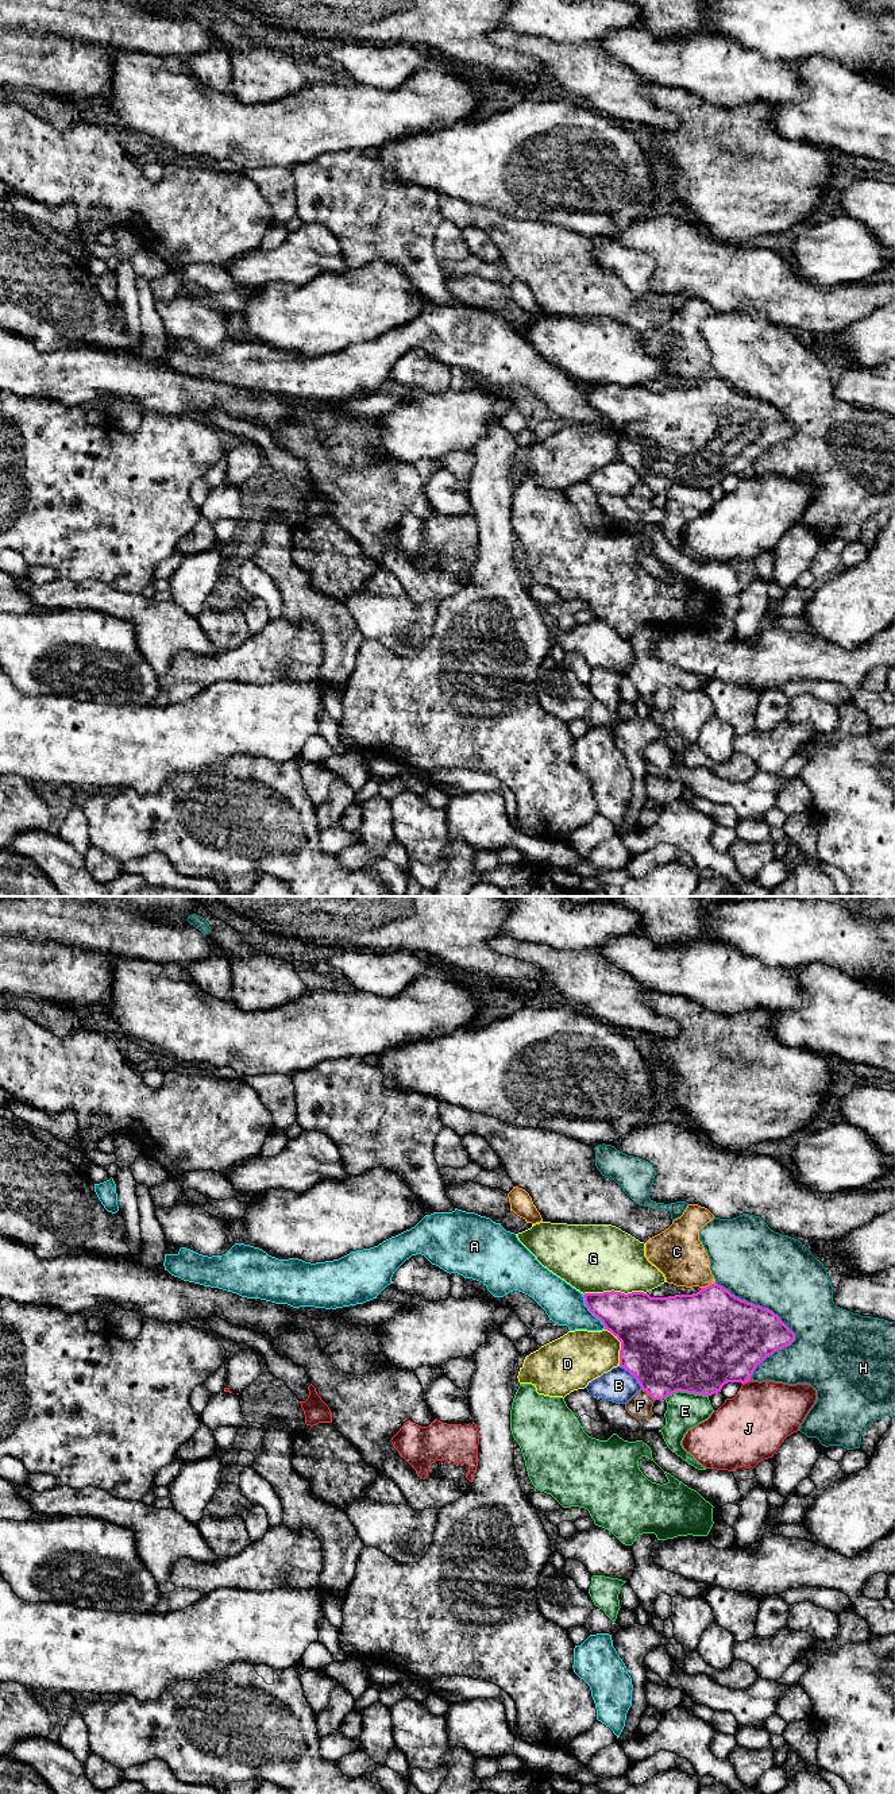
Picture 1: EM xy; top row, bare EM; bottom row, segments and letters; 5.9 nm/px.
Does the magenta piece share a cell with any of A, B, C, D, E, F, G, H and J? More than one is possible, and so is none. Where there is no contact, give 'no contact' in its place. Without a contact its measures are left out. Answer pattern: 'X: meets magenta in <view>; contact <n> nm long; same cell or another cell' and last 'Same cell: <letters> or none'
A: meets magenta in xy; contact 240 nm long; another cell
B: meets magenta in xy; contact 190 nm long; another cell
C: meets magenta in xy; contact 90 nm long; another cell
D: meets magenta in xy; contact 240 nm long; another cell
E: meets magenta in xy; contact 260 nm long; another cell
F: meets magenta in xy; contact 110 nm long; another cell
G: meets magenta in xy; contact 380 nm long; another cell
H: meets magenta in xy; contact 600 nm long; another cell
J: meets magenta in xy; contact 50 nm long; another cell
Same cell: none

